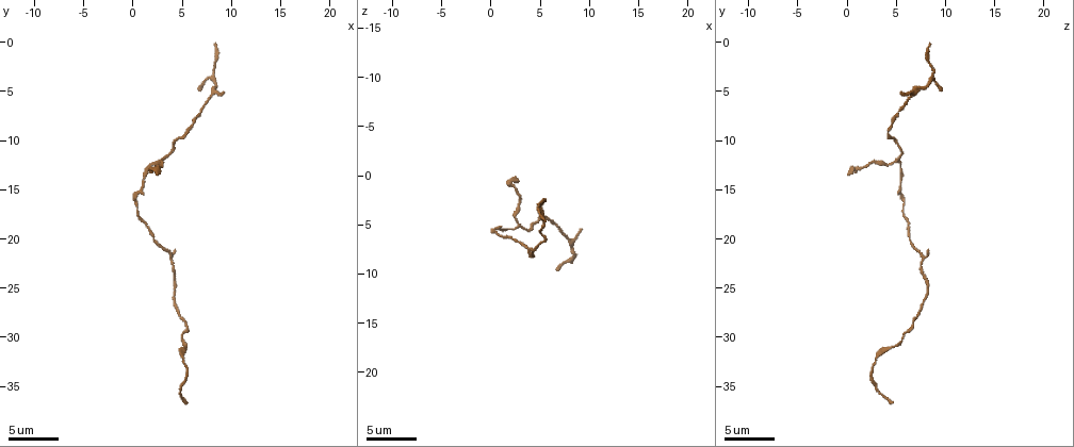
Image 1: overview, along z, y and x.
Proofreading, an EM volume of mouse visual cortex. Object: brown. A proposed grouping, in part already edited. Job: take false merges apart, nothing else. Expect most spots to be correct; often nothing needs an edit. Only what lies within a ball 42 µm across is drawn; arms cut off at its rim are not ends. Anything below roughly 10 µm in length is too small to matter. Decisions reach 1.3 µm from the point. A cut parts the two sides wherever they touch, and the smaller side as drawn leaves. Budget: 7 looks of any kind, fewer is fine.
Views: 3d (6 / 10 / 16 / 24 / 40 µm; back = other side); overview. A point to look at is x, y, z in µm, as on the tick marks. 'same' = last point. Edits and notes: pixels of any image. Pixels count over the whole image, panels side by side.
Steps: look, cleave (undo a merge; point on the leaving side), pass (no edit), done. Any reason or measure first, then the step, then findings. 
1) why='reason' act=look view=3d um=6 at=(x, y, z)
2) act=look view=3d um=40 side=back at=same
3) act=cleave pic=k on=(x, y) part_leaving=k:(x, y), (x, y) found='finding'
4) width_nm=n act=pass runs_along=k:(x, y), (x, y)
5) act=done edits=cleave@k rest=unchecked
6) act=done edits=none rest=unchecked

why='thin neck' act=look view=3d um=6 at=(2.2, 12.2, 5.4)

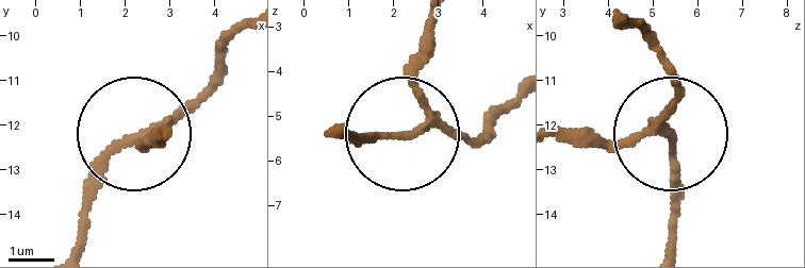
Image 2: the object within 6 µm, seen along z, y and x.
why='from behind' act=look view=3d um=6 side=back at=(2.20, 12.30, 5.40)

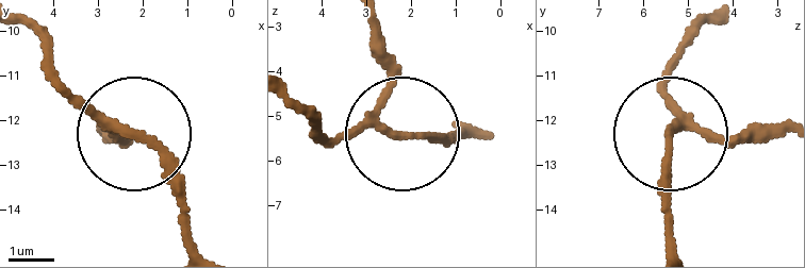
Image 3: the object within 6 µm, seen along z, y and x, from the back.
act=pass runs_along=3:(196, 248), (169, 167), (47, 80) found='one neuron here'

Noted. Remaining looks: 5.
why='calibre changes' act=look view=3d um=10 at=(0.4, 16.8, 5.6)

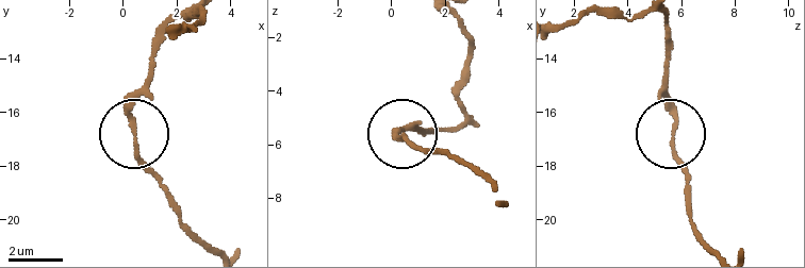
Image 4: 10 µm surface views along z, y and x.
act=look view=3d um=6 at=(0.3, 16.6, 5.7)

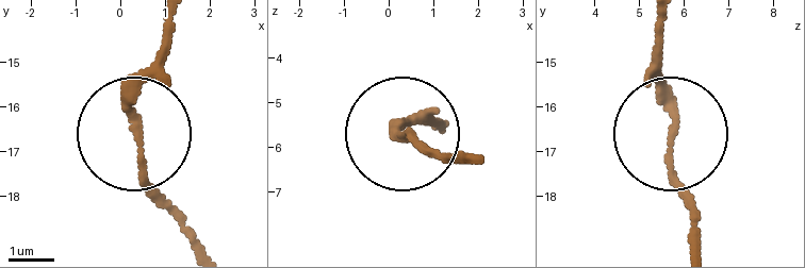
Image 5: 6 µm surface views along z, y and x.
act=pass runs_along=5:(687, 200), (668, 169), (656, 24) found='continuous, no second neuron'

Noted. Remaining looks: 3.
why='sudden change in width' act=look view=3d um=10 at=(7.6, 6.4, 5.8)

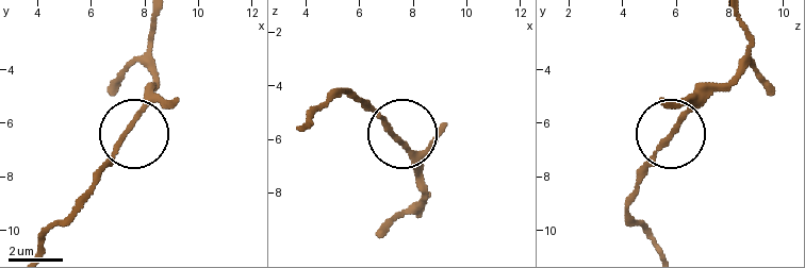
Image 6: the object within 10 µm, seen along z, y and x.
width_nm=170 act=pass found='all the same neuron'

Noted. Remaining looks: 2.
act=done edits=none rest=unchecked

